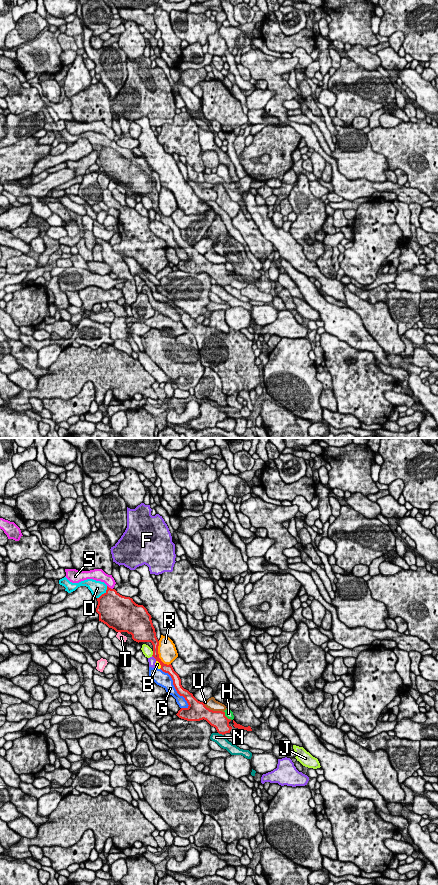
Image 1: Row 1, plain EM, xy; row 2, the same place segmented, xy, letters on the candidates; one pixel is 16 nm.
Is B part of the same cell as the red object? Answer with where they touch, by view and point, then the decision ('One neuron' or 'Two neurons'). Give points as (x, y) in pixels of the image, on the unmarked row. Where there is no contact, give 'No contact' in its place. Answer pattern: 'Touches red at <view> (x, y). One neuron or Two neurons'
Touches red at xy (160, 216). Two neurons

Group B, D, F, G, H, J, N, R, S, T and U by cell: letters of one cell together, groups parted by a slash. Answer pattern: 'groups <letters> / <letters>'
groups B / D / F / G / H / J / N / R / S / T / U

